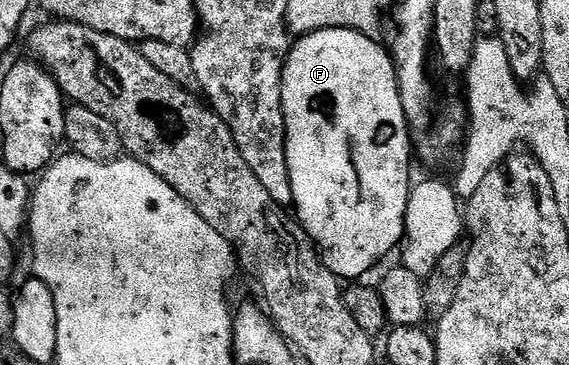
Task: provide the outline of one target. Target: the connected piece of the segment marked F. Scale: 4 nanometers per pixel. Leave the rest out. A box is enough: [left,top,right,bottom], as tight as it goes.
[283,28,414,280]

